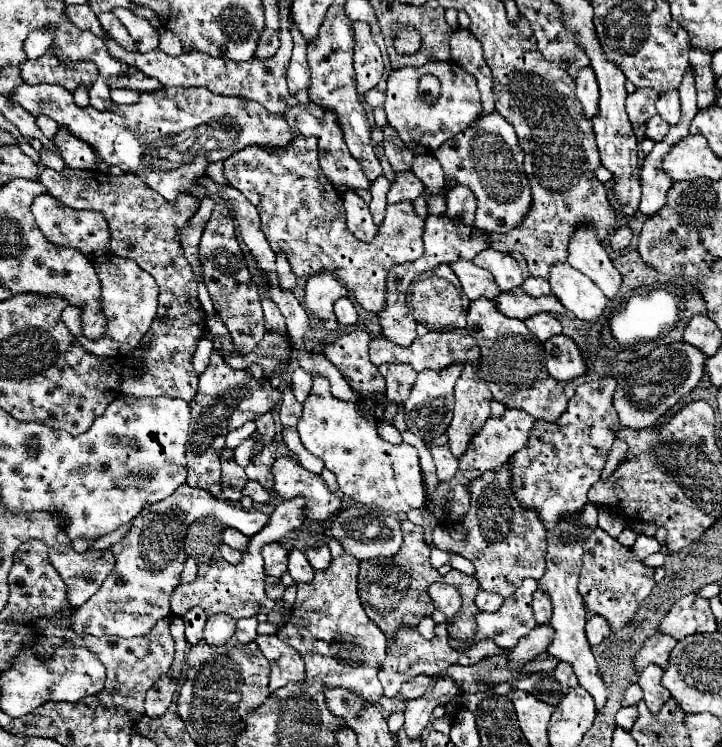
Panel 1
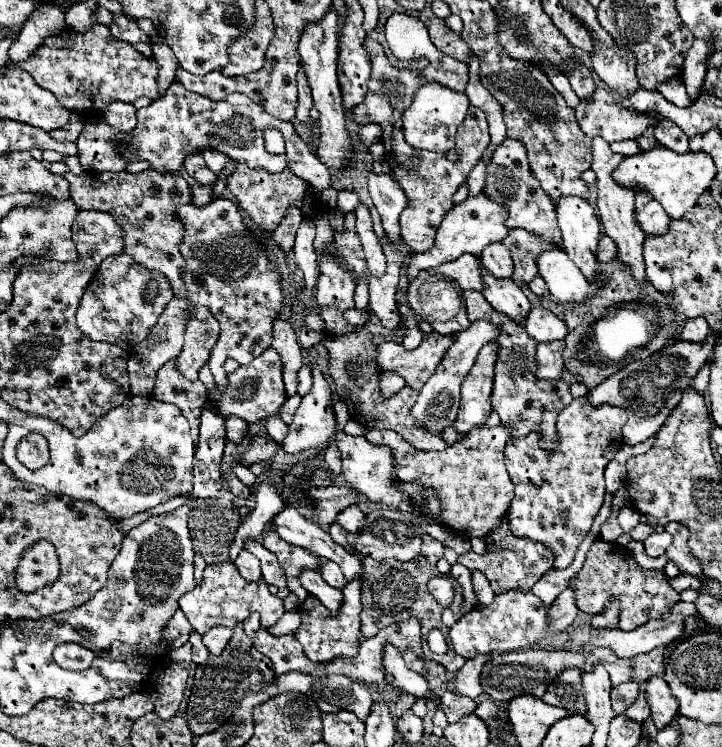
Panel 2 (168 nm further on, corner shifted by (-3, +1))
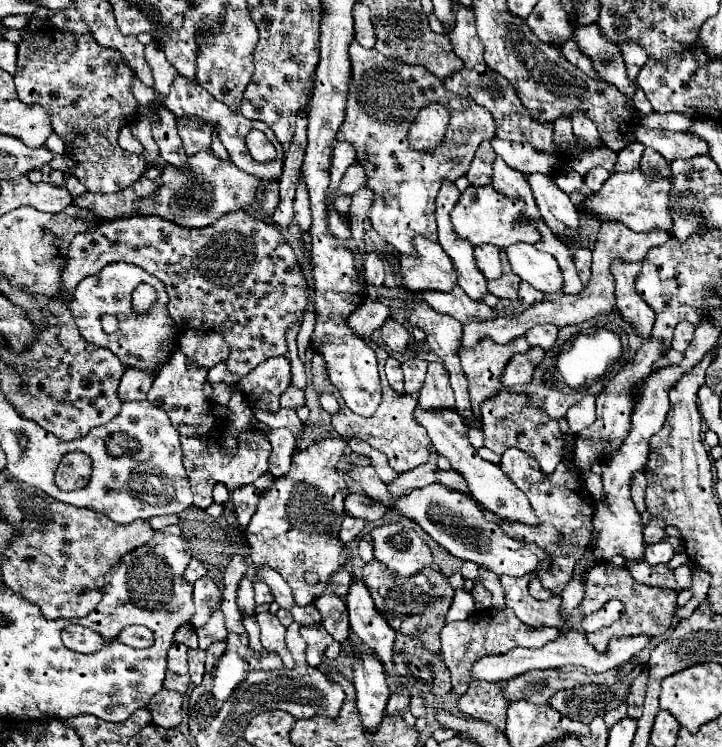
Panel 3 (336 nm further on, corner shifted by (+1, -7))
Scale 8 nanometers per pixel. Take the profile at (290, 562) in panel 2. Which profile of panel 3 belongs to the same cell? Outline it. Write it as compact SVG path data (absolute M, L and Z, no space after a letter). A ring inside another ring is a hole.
M327 438L327 440L321 440L321 442L313 444L311 448L303 450L303 452L295 452L295 456L291 458L291 470L287 474L283 474L281 478L277 478L275 484L259 496L257 510L255 510L255 514L251 518L251 524L247 528L247 542L249 542L249 548L251 548L249 556L251 556L253 566L255 568L269 566L275 572L279 572L285 578L285 582L291 586L295 602L299 606L307 606L315 598L319 598L325 592L329 578L335 572L339 572L341 566L347 564L347 550L343 548L341 540L337 538L341 522L345 518L345 504L343 502L349 494L345 478L337 472L337 464L339 464L341 456L345 454L345 446L347 446L345 440ZM307 570L315 570L319 574L321 582L317 586L305 584L303 574Z

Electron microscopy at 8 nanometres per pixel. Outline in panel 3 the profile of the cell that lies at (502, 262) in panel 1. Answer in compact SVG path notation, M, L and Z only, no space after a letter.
M481 244L473 248L475 264L481 270L481 274L487 280L495 280L501 276L501 260L499 260L499 248L491 244Z

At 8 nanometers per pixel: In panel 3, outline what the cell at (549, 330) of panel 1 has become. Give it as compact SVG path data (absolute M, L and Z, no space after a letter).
M545 324L545 326L535 326L531 330L527 330L525 338L529 342L529 346L539 346L543 350L549 350L555 340L557 340L557 330L553 324Z

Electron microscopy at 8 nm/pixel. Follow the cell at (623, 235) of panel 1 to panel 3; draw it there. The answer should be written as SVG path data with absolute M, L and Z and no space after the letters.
M579 248L573 254L573 262L577 268L577 274L583 282L583 286L589 284L589 274L591 274L591 250L589 248Z

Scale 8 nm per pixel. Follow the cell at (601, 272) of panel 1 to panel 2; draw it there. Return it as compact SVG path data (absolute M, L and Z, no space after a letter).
M567 196L557 204L557 220L563 234L563 250L567 256L579 266L589 282L597 280L599 260L597 260L597 244L601 224L595 210L587 200L577 196Z

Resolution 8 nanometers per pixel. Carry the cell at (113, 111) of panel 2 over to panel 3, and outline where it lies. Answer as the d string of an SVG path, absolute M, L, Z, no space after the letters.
M123 128L123 132L119 132L119 144L127 152L135 152L135 154L143 154L145 152L145 148L137 142L137 138L131 134L129 128Z

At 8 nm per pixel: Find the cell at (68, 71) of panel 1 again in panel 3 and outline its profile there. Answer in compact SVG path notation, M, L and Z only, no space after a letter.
M45 26L37 32L21 32L21 42L17 44L17 74L15 86L19 100L25 104L39 104L49 114L53 132L69 148L65 154L75 162L75 168L69 172L75 176L89 192L119 192L133 184L145 172L143 156L125 152L117 144L119 130L131 126L137 120L137 100L131 94L131 80L135 72L127 68L127 62L111 48L99 48L91 34L71 34L57 30L55 26Z

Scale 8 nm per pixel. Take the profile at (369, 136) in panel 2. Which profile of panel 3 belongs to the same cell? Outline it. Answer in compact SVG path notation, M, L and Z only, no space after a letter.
M333 146L333 156L331 156L331 184L329 184L329 192L335 192L339 188L339 182L345 174L345 170L355 164L351 162L351 146Z

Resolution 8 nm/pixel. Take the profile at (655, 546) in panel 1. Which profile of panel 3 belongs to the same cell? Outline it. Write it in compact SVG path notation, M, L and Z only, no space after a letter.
M659 542L645 548L645 560L649 564L667 564L675 556L673 546L669 542Z

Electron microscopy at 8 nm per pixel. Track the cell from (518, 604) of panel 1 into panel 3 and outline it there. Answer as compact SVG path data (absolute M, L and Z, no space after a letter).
M485 608L479 610L475 614L471 614L467 620L461 622L449 622L443 632L441 632L441 654L445 660L445 666L451 672L451 680L453 680L453 692L463 694L469 688L471 682L471 668L477 660L481 660L483 656L497 656L497 654L507 654L509 650L523 646L523 648L541 648L543 644L555 640L559 636L559 632L555 628L527 628L527 624L523 624L515 612L511 612L509 608L505 610L497 610L497 608Z

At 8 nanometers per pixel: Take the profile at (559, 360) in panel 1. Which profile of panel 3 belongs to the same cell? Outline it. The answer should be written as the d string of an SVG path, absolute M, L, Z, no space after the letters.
M531 348L527 354L513 354L509 364L505 366L505 372L499 378L499 382L505 388L531 382L533 370L541 360L543 360L543 348Z

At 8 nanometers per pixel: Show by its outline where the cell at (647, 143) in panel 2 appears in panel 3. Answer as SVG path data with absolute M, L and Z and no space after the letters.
M639 142L629 144L623 152L617 154L617 162L615 162L613 172L631 172L631 170L637 170L641 154L643 154L643 148L645 146L639 144Z

